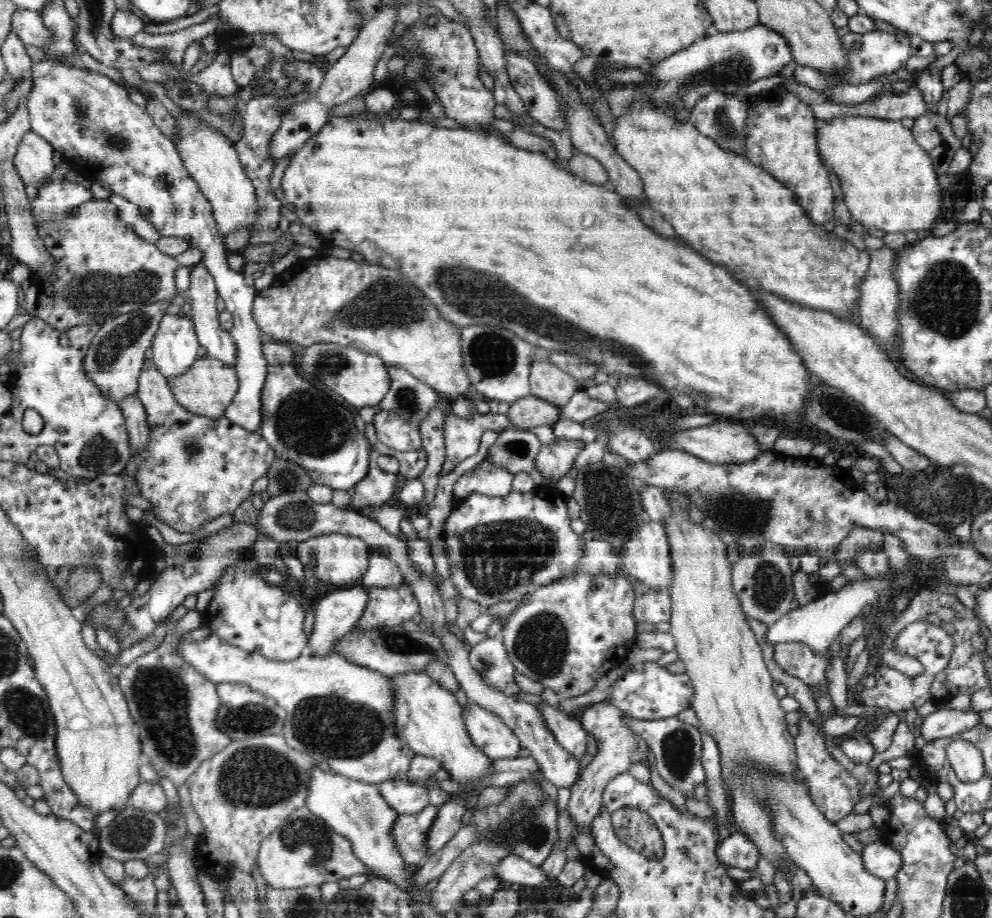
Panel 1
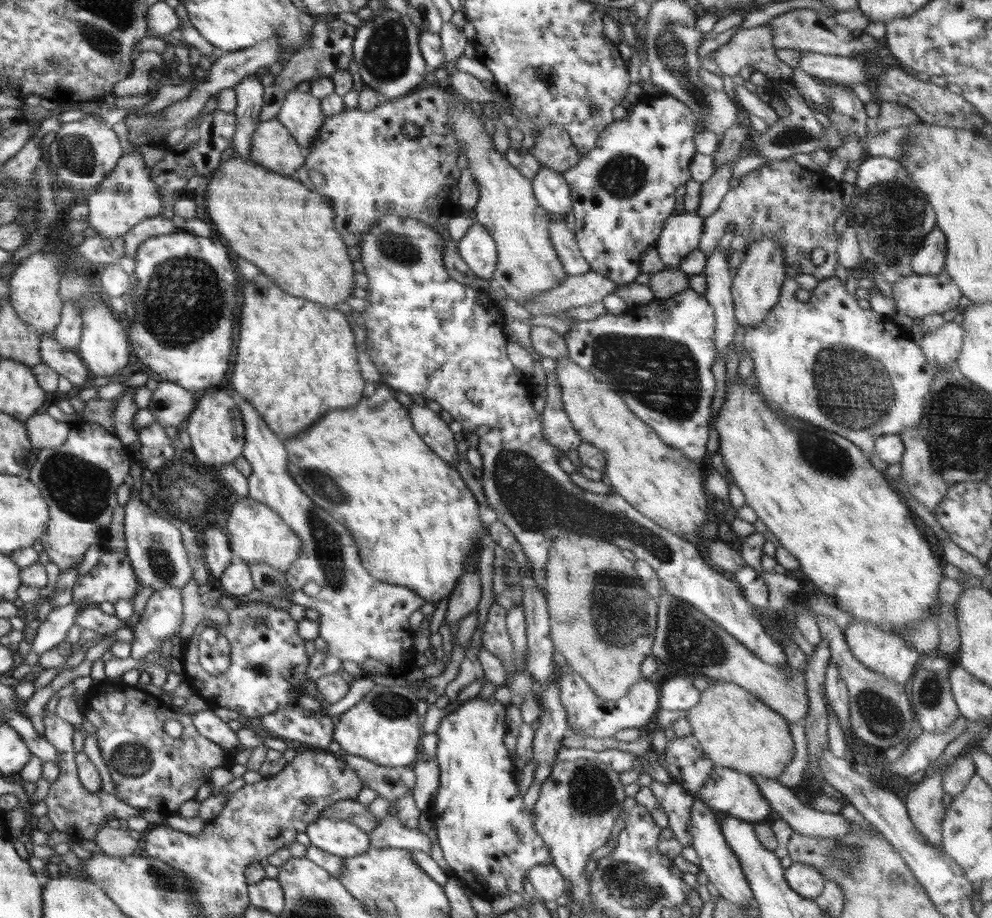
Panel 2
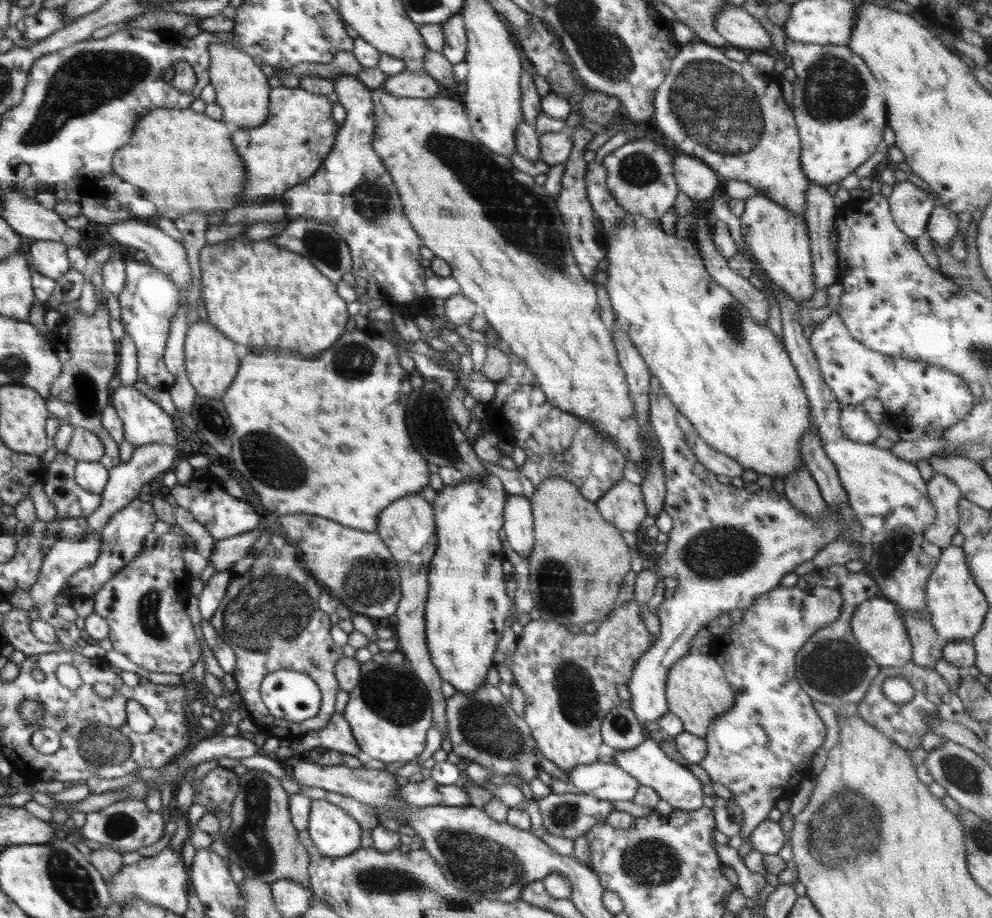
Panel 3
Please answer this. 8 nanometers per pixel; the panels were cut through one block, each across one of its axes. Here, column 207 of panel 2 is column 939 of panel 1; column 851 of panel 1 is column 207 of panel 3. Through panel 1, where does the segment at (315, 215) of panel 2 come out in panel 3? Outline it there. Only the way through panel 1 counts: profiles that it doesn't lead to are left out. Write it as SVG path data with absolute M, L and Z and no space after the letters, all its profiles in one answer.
M156 107L142 113L136 119L136 128L131 140L115 153L114 170L122 180L142 190L145 198L156 206L158 216L172 221L194 210L202 210L211 217L214 211L228 212L236 208L239 193L246 183L246 170L240 156L234 150L232 133L227 126L221 120L195 112L190 107Z

